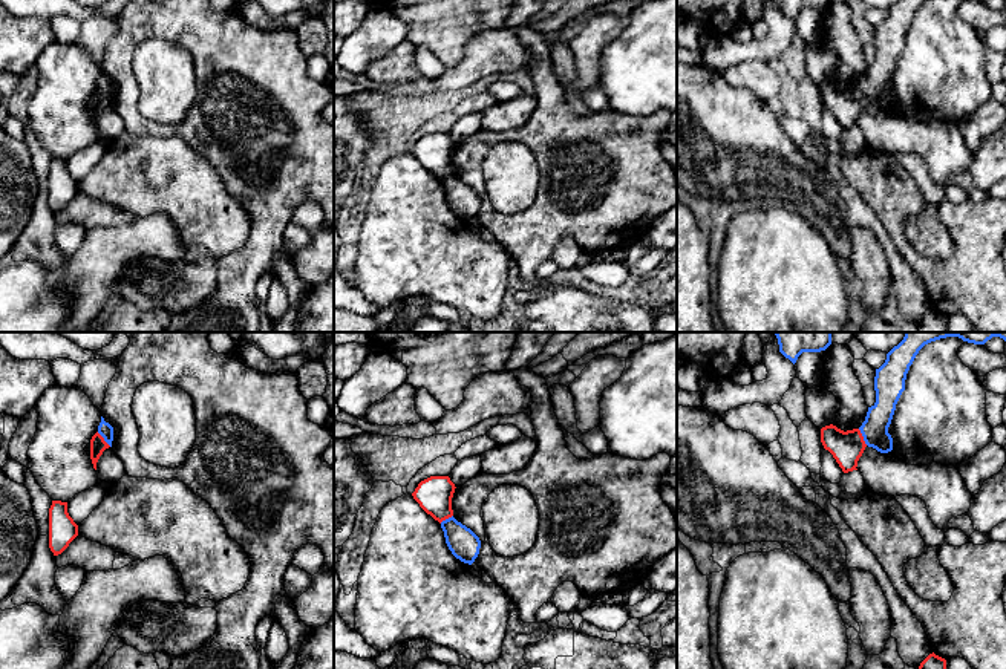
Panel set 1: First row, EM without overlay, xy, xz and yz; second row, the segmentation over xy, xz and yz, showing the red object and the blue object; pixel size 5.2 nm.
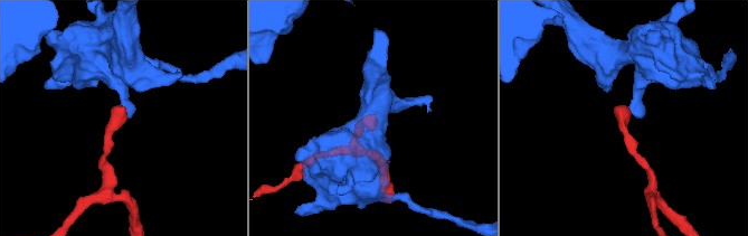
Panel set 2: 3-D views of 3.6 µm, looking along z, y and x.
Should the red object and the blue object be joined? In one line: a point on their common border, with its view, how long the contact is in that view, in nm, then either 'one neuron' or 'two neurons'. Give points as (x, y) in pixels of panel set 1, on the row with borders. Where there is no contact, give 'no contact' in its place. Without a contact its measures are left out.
meets red in yz at (862, 437); contact 100 nm long; two neurons

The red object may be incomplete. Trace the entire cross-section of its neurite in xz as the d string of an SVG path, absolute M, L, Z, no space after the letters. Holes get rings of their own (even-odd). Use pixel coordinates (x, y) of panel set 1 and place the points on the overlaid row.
M430 476L418 484L412 496L427 514L441 524L453 516L455 488L449 476Z

